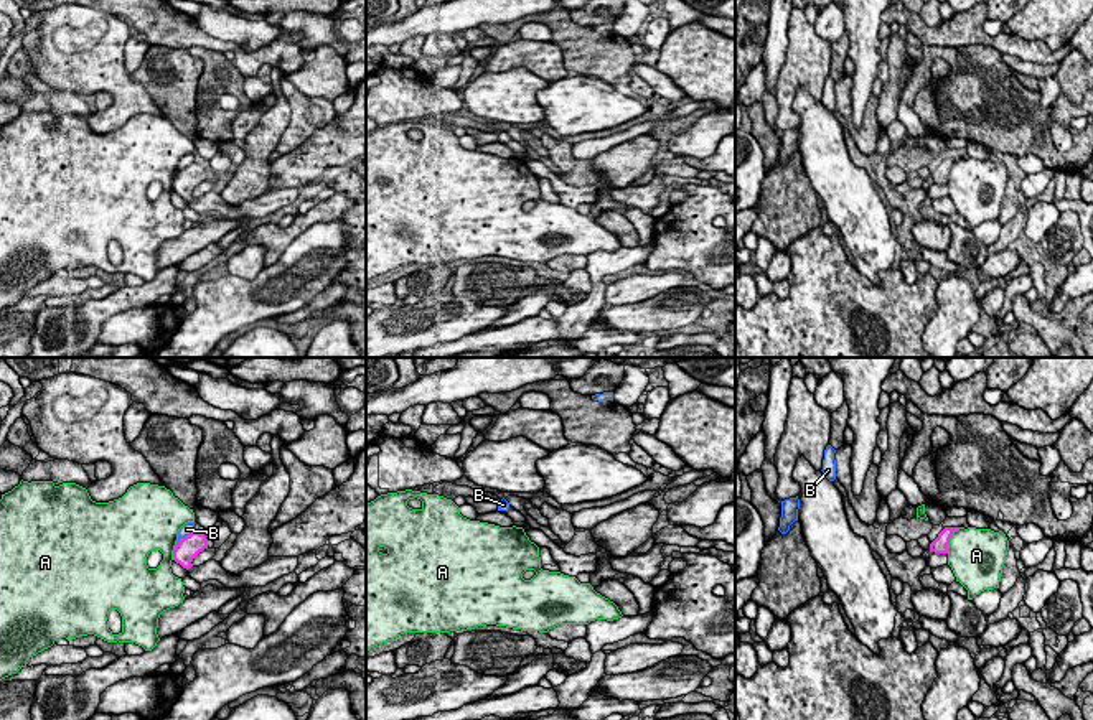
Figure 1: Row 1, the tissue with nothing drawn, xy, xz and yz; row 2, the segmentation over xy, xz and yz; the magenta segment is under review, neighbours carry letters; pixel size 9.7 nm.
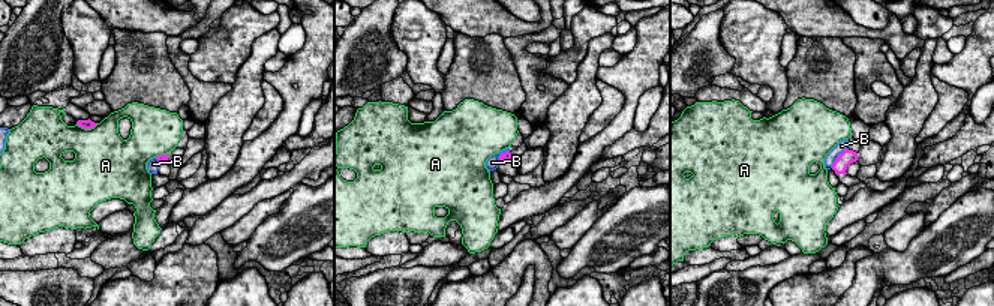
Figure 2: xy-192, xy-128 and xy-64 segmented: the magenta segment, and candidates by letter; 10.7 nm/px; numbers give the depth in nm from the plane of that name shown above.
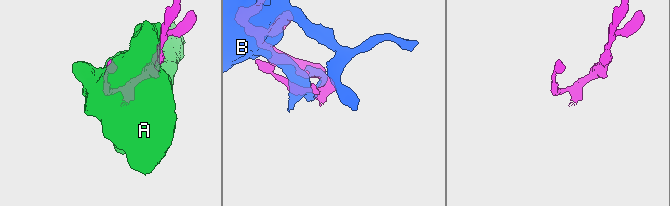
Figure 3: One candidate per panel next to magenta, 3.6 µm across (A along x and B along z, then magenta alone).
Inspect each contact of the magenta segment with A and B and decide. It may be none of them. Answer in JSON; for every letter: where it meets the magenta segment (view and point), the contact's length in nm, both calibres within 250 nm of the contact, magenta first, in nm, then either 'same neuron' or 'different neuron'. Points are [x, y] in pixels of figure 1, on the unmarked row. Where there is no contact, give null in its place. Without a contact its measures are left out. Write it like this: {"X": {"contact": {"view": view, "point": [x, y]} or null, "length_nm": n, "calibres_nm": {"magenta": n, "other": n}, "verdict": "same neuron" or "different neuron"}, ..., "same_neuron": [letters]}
{"A": {"contact": {"view": "yz", "point": [950, 168]}, "length_nm": 280, "calibres_nm": {"magenta": 160, "other": 460}, "verdict": "different neuron"}, "B": {"contact": {"view": "xy", "point": [183, 168]}, "length_nm": 240, "calibres_nm": {"magenta": 220, "other": 120}, "verdict": "different neuron"}, "same_neuron": []}

